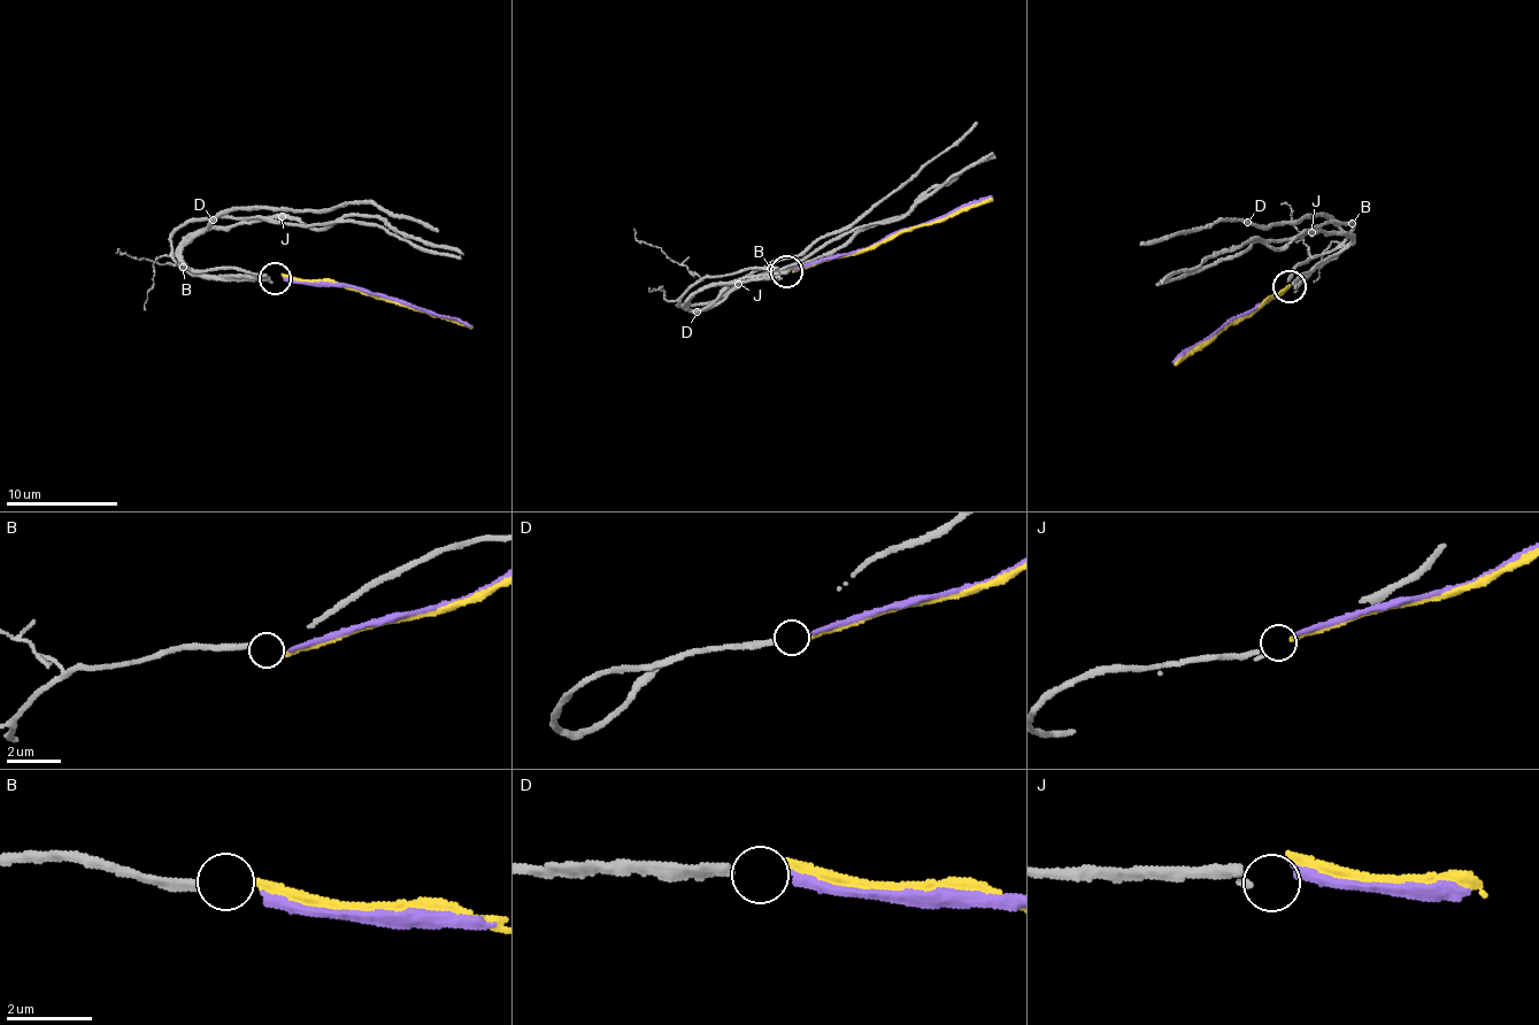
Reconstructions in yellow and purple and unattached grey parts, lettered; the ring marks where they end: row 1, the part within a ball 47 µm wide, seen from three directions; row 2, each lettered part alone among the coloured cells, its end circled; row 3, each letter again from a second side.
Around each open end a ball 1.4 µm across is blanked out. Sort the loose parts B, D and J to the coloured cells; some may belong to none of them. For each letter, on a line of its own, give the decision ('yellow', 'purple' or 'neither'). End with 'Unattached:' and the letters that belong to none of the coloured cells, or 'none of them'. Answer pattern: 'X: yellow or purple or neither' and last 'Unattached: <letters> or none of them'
B: neither
D: purple
J: neither
Unattached: B, J

